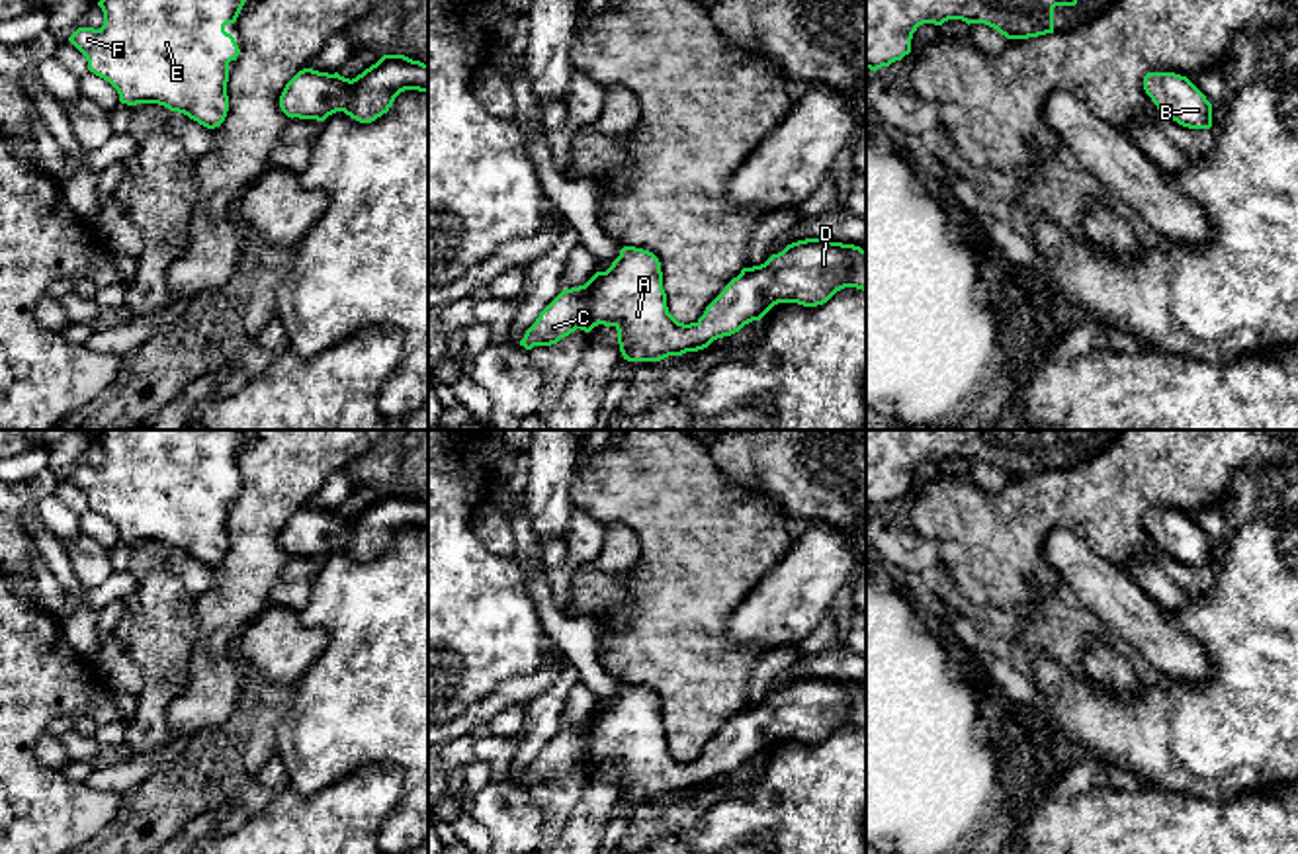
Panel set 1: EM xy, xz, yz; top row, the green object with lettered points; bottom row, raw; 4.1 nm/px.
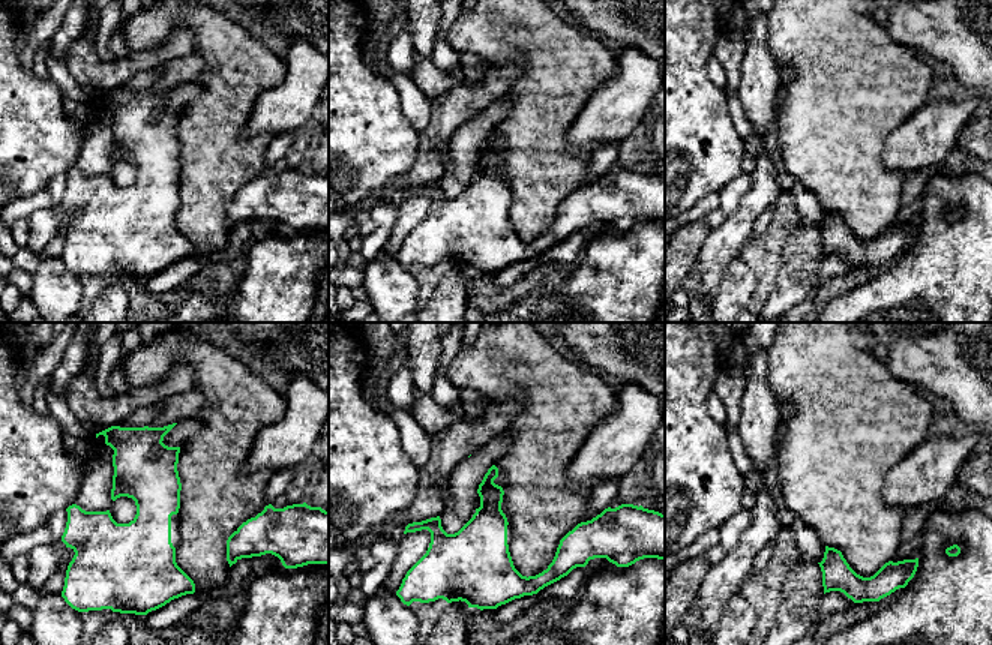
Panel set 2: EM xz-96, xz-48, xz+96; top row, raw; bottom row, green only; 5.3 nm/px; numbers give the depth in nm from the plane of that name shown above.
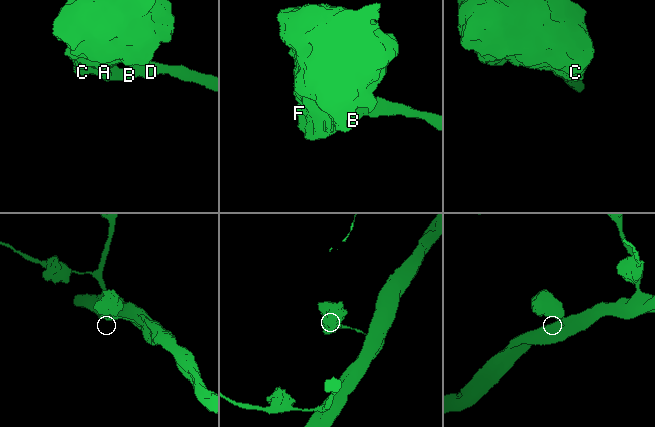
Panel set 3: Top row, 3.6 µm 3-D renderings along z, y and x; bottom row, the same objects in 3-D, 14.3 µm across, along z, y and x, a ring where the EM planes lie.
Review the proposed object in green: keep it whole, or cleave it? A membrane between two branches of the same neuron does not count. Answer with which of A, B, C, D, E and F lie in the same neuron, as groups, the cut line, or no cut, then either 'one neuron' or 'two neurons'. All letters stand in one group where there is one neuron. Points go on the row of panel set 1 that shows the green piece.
A B C D E F; no cut; one neuron

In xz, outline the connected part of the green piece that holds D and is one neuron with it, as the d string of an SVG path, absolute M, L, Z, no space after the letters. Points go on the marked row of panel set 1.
M805 238L788 244L760 266L743 268L696 322L684 324L669 313L659 258L649 250L624 246L606 272L596 272L584 285L563 289L526 330L520 346L526 350L551 346L577 328L590 332L604 324L618 330L624 360L661 362L669 356L704 350L714 340L760 320L778 303L817 307L844 287L866 291L866 250L825 238Z

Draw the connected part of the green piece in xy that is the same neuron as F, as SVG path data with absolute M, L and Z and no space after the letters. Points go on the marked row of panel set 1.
M100 0L104 25L78 27L68 41L86 57L88 70L108 80L127 106L158 104L207 129L229 111L229 63L240 49L227 23L235 23L246 0Z

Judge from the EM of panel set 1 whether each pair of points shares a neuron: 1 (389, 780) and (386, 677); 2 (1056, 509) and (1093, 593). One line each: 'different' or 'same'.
1: different
2: different

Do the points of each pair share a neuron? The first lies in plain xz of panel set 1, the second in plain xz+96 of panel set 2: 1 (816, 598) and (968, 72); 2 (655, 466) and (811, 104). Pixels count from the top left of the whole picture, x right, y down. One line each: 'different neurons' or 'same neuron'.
1: different neurons
2: same neuron

